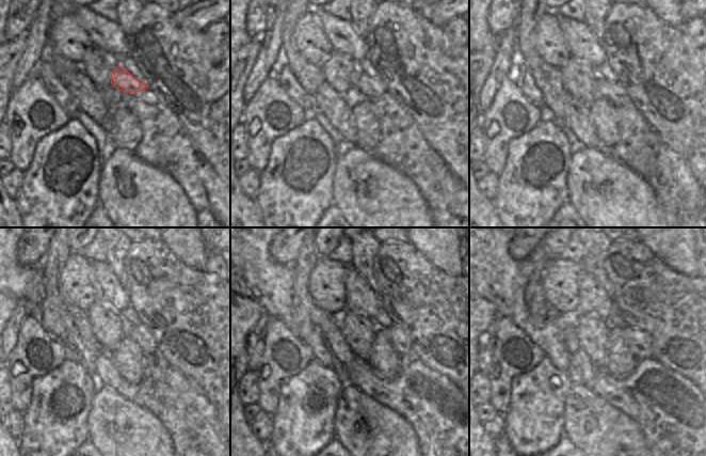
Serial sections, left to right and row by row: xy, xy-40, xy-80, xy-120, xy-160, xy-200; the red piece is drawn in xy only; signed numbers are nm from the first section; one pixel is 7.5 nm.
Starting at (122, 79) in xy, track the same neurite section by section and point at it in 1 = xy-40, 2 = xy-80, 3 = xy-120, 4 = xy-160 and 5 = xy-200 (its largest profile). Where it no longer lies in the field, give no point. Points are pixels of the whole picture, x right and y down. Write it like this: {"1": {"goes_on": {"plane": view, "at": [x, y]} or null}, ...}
{"1": {"goes_on": {"plane": "xy-40", "at": [365, 87]}}, "2": {"goes_on": {"plane": "xy-80", "at": [615, 93]}}, "3": {"goes_on": {"plane": "xy-120", "at": [140, 333]}}, "4": {"goes_on": {"plane": "xy-160", "at": [399, 341]}}, "5": {"goes_on": {"plane": "xy-200", "at": [639, 343]}}}

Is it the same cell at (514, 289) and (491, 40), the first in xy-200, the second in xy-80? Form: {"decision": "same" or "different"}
{"decision": "same"}

